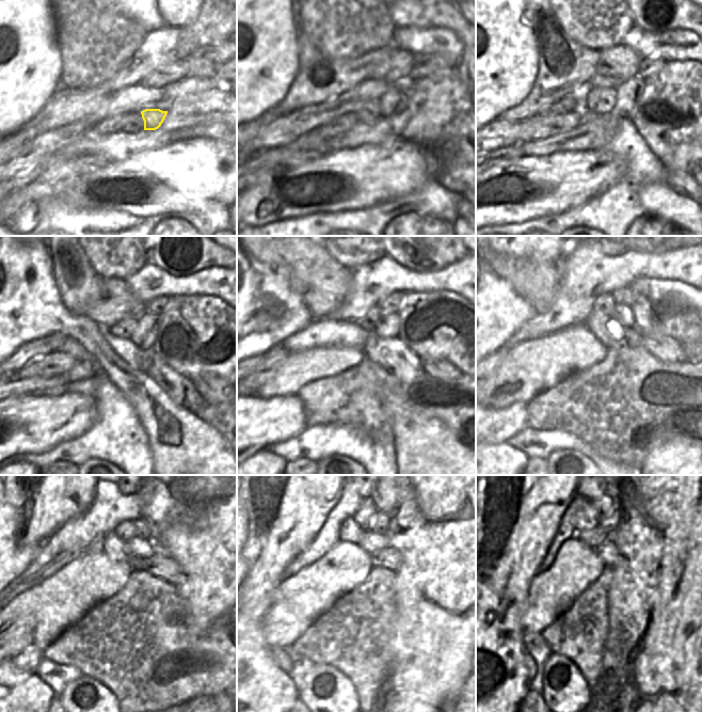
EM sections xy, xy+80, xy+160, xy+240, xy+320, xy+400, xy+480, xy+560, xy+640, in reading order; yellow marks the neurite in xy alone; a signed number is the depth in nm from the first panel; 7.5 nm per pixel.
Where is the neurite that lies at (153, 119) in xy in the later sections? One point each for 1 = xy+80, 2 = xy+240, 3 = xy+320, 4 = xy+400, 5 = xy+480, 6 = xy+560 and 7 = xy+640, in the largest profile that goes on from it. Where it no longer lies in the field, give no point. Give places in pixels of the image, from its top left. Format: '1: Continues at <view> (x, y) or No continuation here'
1: Continues at xy+80 (394, 101)
2: Continues at xy+240 (145, 333)
3: Continues at xy+320 (387, 325)
4: Continues at xy+400 (623, 314)
5: Continues at xy+480 (139, 548)
6: Continues at xy+560 (369, 541)
7: Continues at xy+640 (594, 537).

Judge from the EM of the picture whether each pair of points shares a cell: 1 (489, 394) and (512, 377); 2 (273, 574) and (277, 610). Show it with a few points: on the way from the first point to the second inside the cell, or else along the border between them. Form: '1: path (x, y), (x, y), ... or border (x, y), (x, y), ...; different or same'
1: path (494, 389), (507, 381); same
2: border (285, 579), (272, 595), (272, 600), (266, 613); different

